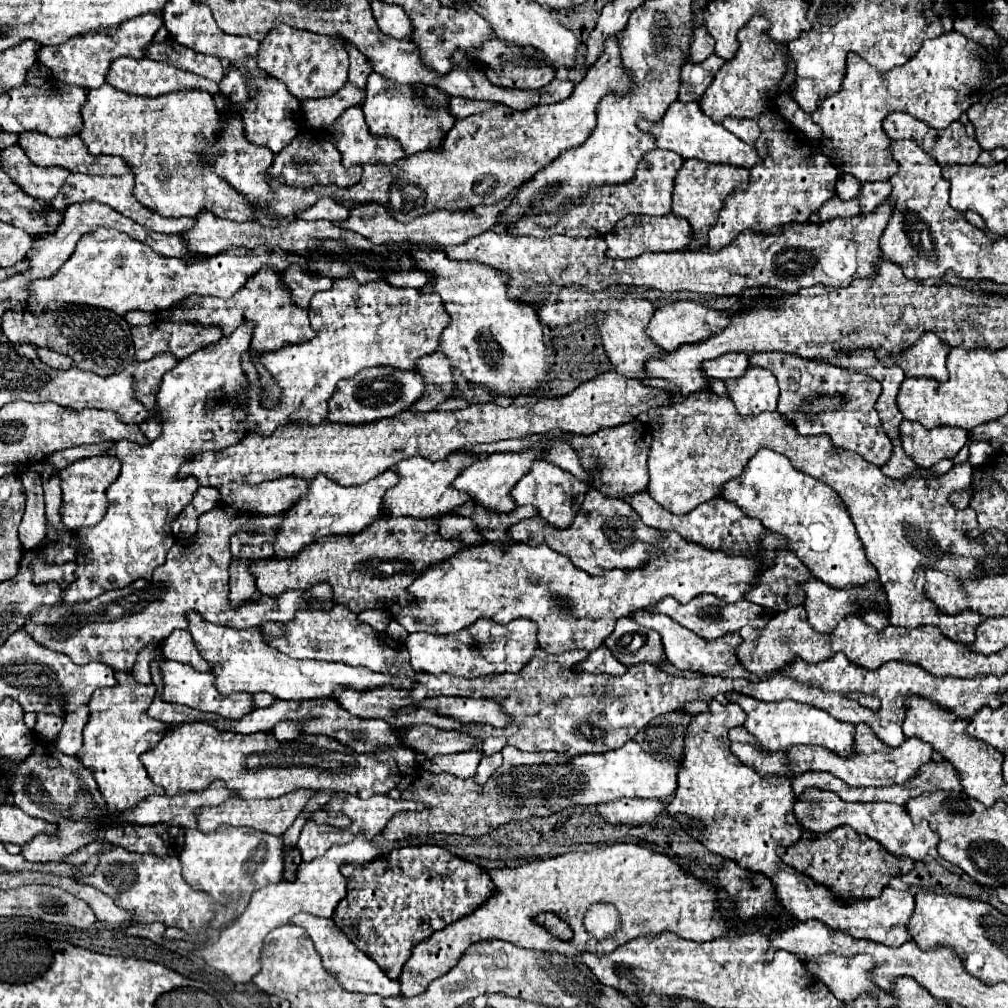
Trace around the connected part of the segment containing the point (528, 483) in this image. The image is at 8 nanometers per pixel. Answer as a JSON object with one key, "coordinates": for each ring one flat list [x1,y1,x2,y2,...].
{"coordinates":[[535,461,531,471,511,489,511,497,517,505,533,505,547,525,555,529,567,529,567,525,573,523,573,517,577,515,587,489,589,485,585,481,577,481,577,477,565,473,561,467,549,465,547,461]]}

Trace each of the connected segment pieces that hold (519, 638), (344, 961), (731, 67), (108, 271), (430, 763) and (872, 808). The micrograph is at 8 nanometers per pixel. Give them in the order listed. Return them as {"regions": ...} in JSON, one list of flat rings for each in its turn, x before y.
{"regions":[[[485,617,451,635,411,633,405,645,411,655,411,665,417,673,431,673,431,675,449,673,453,677,465,679,495,673,519,673,525,661,529,661,529,657,533,657,533,653,539,647,535,623,529,623,527,619,515,619,509,625,500,625]],[[297,913,289,919,291,925,299,925,303,927,309,937,315,943,315,949,319,951,325,969,329,969,329,973,333,973,333,977,337,977,337,981,341,981,341,987,349,989,349,991,357,991,357,993,369,993,369,995,381,995,381,997,397,997,399,995,399,983,389,979,379,965,367,955,363,953,337,925,333,919,323,919,317,915,309,915,309,913]],[[757,15,749,25,741,27,737,33,739,49,731,61,727,61,713,77,713,83,703,93,699,107,711,117,715,123,723,123,725,117,749,117,755,119,765,111,775,109,777,85,785,75,787,65,787,45,777,45,765,37,765,29,769,29,769,21]],[[99,227,95,233,81,237,75,253,63,263,63,267,53,277,31,281,31,295,27,307,33,309,33,313,41,313,47,309,49,301,61,301,85,303,109,309,117,315,125,315,133,309,159,313,193,293,231,297,235,291,241,289,241,285,245,285,249,275,261,269,271,269,279,273,285,271,289,265,301,265,301,269,305,269,305,261,301,261,299,255,289,255,279,247,267,245,257,247,255,251,243,247,229,247,209,259,185,263,175,257,159,255,149,245,133,241,125,233]],[[477,749,465,751,465,753,453,753,453,755,443,755,443,757,421,757,421,753,417,753,417,763,425,769,425,771,433,771,433,773,451,773,453,777,459,779,469,779,475,775,475,769,479,765,481,753,477,753]],[[809,789,797,797,793,811,801,827,807,831,825,833,839,825,849,825,857,833,869,839,877,839,877,843,881,843,889,853,897,857,911,857,915,861,921,861,925,855,937,849,937,843,939,843,937,833,929,829,927,821,921,821,919,825,915,825,909,813,905,811,905,807,897,807,893,803,881,803,881,801,879,803,845,803,843,799,839,799,837,793,823,791,823,789]]]}

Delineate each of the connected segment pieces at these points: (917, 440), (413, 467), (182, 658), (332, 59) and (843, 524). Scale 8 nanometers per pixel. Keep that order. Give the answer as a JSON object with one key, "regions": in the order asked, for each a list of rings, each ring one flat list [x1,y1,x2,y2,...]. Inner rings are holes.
{"regions":[[[903,421,901,441,905,453,923,469,929,469,941,459,953,459,969,441,969,431,958,427,941,426,931,430,923,425]],[[465,451,453,453,449,459,435,461,435,463,433,461,425,461,421,457,405,459,399,465,395,465,395,471,399,473,401,479,399,479,399,485,395,485,393,489,389,489,385,493,383,507,389,509,391,517,405,515,405,517,415,517,415,519,427,519,427,517,433,517,437,513,441,515,441,513,455,511,461,505,465,505,467,501,471,501,473,497,469,497,467,493,455,491,451,485,453,485,455,477,463,469,467,469,469,465,473,465,475,461,477,461,477,455,471,455,471,453,465,453]],[[173,631,163,645,163,655,165,659,173,659,179,663,187,663,193,669,199,671,211,671,211,665,201,659,201,655,195,649,195,643,187,631]],[[279,25,277,29,267,33,267,37,261,41,257,61,261,71,283,81,289,93,299,101,331,97,347,83,349,57,345,43,341,39,333,39,327,35,299,31,289,25]],[[759,449,757,455,751,457,749,465,745,465,743,475,735,481,729,481,723,487,721,497,731,503,737,503,745,515,759,519,767,529,787,537,789,549,805,563,805,567,809,567,809,571,817,579,825,581,829,587,849,589,849,587,863,587,871,581,879,581,877,571,873,567,869,567,869,563,865,559,861,539,857,537,855,525,849,519,847,509,843,507,841,501,837,501,837,495,833,493,833,489,829,489,827,485,823,485,821,481,817,481,805,473,799,473,797,469,793,469,785,455,779,455,769,449]]]}

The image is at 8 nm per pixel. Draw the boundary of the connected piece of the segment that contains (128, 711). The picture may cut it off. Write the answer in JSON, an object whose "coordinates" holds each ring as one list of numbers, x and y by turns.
{"coordinates":[[115,671,115,677,115,687,97,689,89,701,89,721,83,729,83,747,77,759,93,771,107,807,111,811,125,811,137,807,137,803,149,795,165,795,163,789,149,779,139,755,153,749,165,735,167,727,159,723,159,729,153,729,155,723,147,715,147,709,157,693,153,683,141,685,133,681,131,672]]}

